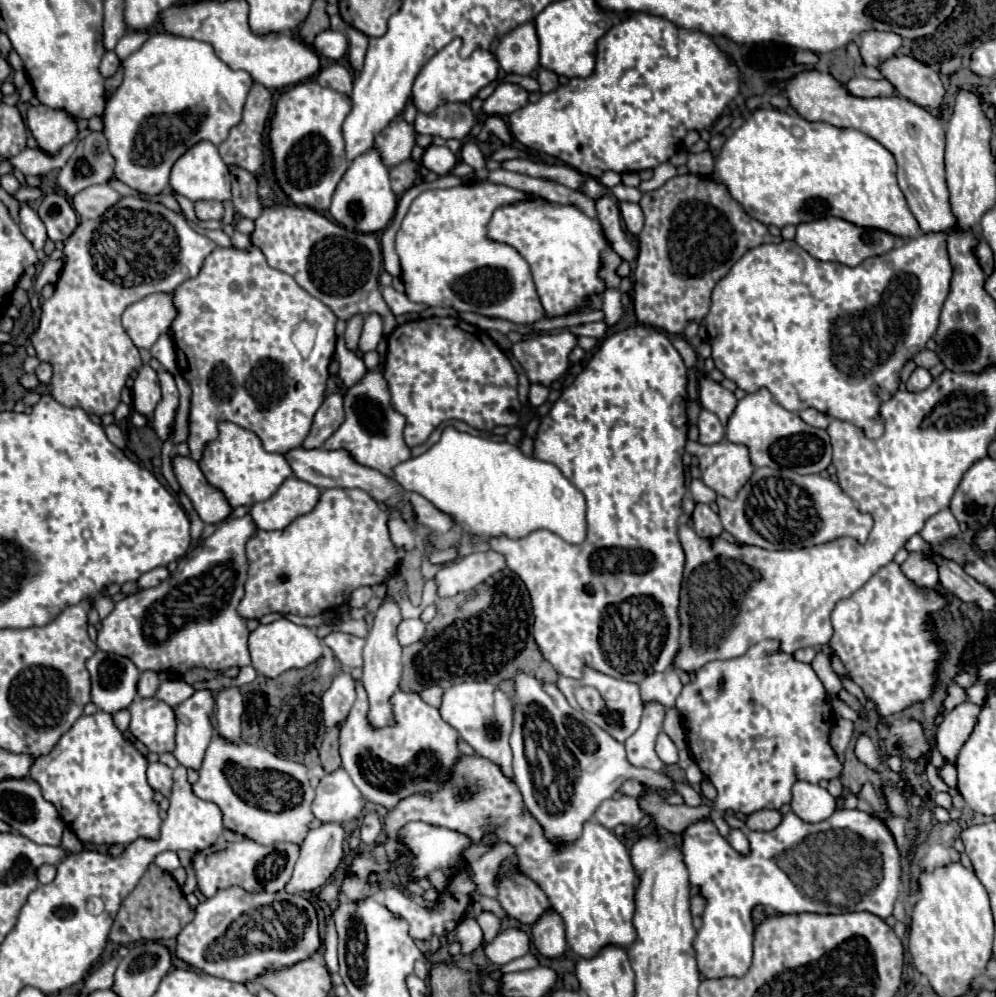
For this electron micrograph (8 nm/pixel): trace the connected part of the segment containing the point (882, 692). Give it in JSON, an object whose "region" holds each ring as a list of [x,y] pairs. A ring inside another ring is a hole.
{"region":[[[896,562],[882,566],[860,590],[836,604],[832,612],[834,636],[828,646],[844,664],[846,678],[862,688],[882,718],[932,696],[940,658],[946,654],[946,642],[934,634],[932,616],[948,606],[944,594],[914,584]]]}

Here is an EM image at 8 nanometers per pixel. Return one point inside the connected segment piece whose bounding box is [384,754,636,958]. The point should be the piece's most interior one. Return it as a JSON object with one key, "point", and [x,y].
{"point":[590,883]}

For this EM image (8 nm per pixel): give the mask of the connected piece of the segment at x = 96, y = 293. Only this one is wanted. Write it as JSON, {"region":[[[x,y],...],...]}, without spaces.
{"region":[[[124,196],[98,220],[82,220],[74,234],[64,242],[68,262],[56,282],[56,292],[42,302],[40,326],[30,338],[38,360],[48,362],[54,370],[52,398],[62,406],[80,406],[96,416],[112,414],[120,404],[120,392],[126,380],[142,365],[139,350],[121,325],[122,312],[150,294],[168,294],[180,282],[196,276],[204,258],[214,248],[216,244],[196,232],[180,214],[162,204],[150,204],[134,196]]]}

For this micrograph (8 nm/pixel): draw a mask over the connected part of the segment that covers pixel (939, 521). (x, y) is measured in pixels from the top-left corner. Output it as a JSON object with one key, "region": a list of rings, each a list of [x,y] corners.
{"region":[[[948,508],[940,510],[938,514],[930,516],[924,524],[924,528],[920,530],[920,536],[928,542],[928,544],[940,544],[948,538],[960,536],[960,528],[956,518],[952,516],[952,512]]]}

